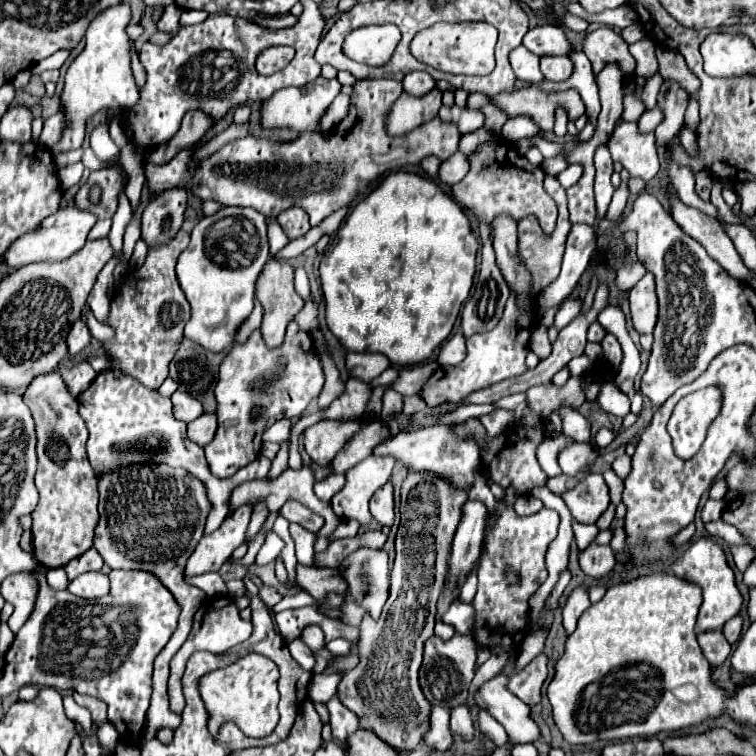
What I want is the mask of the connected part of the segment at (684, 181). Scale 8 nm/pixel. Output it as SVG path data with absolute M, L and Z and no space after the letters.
M679 137L673 139L673 143L669 145L667 149L667 167L669 167L669 175L671 175L671 183L675 185L677 193L679 193L679 199L687 205L687 207L697 207L701 209L703 213L707 213L709 217L715 217L717 219L717 209L711 205L711 203L705 203L697 197L695 193L695 177L693 173L687 169L687 167L679 167L677 163L673 163L671 159L671 149L679 145Z

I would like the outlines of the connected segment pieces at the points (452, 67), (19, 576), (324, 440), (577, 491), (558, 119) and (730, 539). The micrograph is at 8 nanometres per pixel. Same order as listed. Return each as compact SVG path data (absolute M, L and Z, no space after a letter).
M459 23L459 25L433 25L425 31L419 31L411 41L411 55L445 73L461 73L461 75L489 75L493 71L495 59L493 49L497 41L497 29L485 23Z
M31 571L13 573L3 581L1 595L15 607L13 615L9 617L9 627L13 633L17 633L33 611L33 603L37 599L37 579L33 579Z
M321 421L305 429L305 451L317 465L329 465L355 431L357 421Z
M595 473L583 477L573 489L567 489L561 497L569 507L573 521L577 523L595 523L609 505L607 483L603 475Z
M559 105L559 107L555 109L554 134L559 137L563 137L563 135L567 134L567 123L569 123L569 119L567 119L567 109Z
M713 521L713 523L705 523L705 529L707 529L707 533L709 535L715 535L715 537L721 537L721 539L725 539L729 545L745 545L745 537L733 527L733 525L729 525L729 523L725 523L725 521Z

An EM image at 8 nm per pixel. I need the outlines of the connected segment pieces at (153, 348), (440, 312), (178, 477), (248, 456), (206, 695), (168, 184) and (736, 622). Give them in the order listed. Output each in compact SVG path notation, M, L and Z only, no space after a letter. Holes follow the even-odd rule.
M181 229L179 235L175 235L175 239L171 239L169 243L151 247L145 263L123 275L119 293L115 291L109 303L107 325L115 329L115 337L103 341L103 347L107 349L111 359L117 359L119 369L125 375L137 379L149 389L159 389L167 379L169 363L173 361L183 341L183 325L191 317L189 303L175 275L177 257L187 249L187 245L189 235Z
M393 171L389 173L365 199L361 199L355 209L351 211L351 215L347 217L347 221L343 223L343 227L337 231L337 243L335 247L321 259L319 265L319 277L321 277L321 285L323 285L323 293L325 293L325 321L329 325L329 329L333 331L335 337L339 337L339 341L343 343L343 347L347 351L375 351L375 353L383 353L389 357L389 361L393 365L417 365L423 363L425 359L431 357L431 353L435 351L435 347L439 347L451 333L459 309L463 305L463 301L469 297L469 289L473 285L473 275L475 275L475 259L477 259L477 249L479 249L479 241L473 235L471 223L463 211L463 207L451 199L435 181L429 181L417 173L407 173L407 171Z
M133 463L117 467L117 471L107 471L99 479L99 523L95 527L93 547L111 569L135 569L157 575L157 579L171 591L181 607L179 625L169 643L163 647L161 655L157 655L155 659L151 707L147 711L145 731L137 741L139 749L145 745L147 739L153 739L159 729L177 729L181 725L181 715L169 709L169 661L185 643L191 631L193 615L207 597L201 589L183 581L183 569L187 557L193 553L199 539L203 537L203 527L209 511L211 503L207 499L203 483L189 475L185 469L175 469L165 463Z
M295 321L289 323L285 341L277 349L269 349L259 331L255 331L245 345L235 345L221 363L219 381L215 387L219 429L213 441L205 445L211 475L217 475L219 479L231 477L241 467L257 459L263 431L283 417L301 417L311 401L319 397L323 383L325 375L313 343L307 333L299 331Z
M257 653L245 655L243 659L233 663L233 667L207 673L201 679L199 691L201 691L201 697L203 697L209 713L211 713L209 731L215 735L225 721L233 721L249 737L269 735L279 719L277 679L279 679L277 665L271 659L257 655ZM241 681L249 681L249 683L241 683ZM225 715L237 715L237 719L225 719Z
M363 79L353 85L353 89L355 95L351 97L349 115L335 127L329 139L309 133L301 135L293 143L273 143L269 139L243 137L241 141L225 145L201 165L195 165L191 159L195 149L185 149L169 165L145 163L151 195L173 187L191 187L193 193L203 201L211 199L221 205L253 207L263 215L279 215L287 207L303 207L309 215L311 227L315 227L333 211L349 205L361 187L373 179L379 179L383 173L403 165L419 163L429 155L445 161L457 151L461 139L457 125L441 121L439 117L423 123L403 137L387 135L383 127L387 109L381 105L395 101L397 91L403 89L399 81ZM351 117L359 117L353 127ZM399 149L403 149L403 157L399 157Z
M735 615L733 619L729 619L729 621L723 625L723 635L727 637L727 641L729 641L731 645L737 643L737 639L739 639L739 635L741 635L741 625L743 625L741 615Z

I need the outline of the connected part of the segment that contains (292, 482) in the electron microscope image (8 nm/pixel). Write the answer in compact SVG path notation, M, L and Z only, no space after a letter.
M301 467L301 469L287 469L283 471L275 481L267 481L267 479L257 479L257 481L247 481L243 485L239 485L233 495L231 495L231 509L237 509L245 503L249 505L257 505L259 501L267 501L267 507L271 513L277 513L279 507L289 501L289 499L297 499L299 503L303 503L305 507L309 507L311 511L314 511L316 514L321 515L325 519L323 527L316 533L317 539L315 542L315 553L324 551L329 545L329 535L337 528L337 525L340 523L340 519L334 514L330 503L323 502L319 500L315 493L313 493L313 485L315 485L315 473L311 467Z

